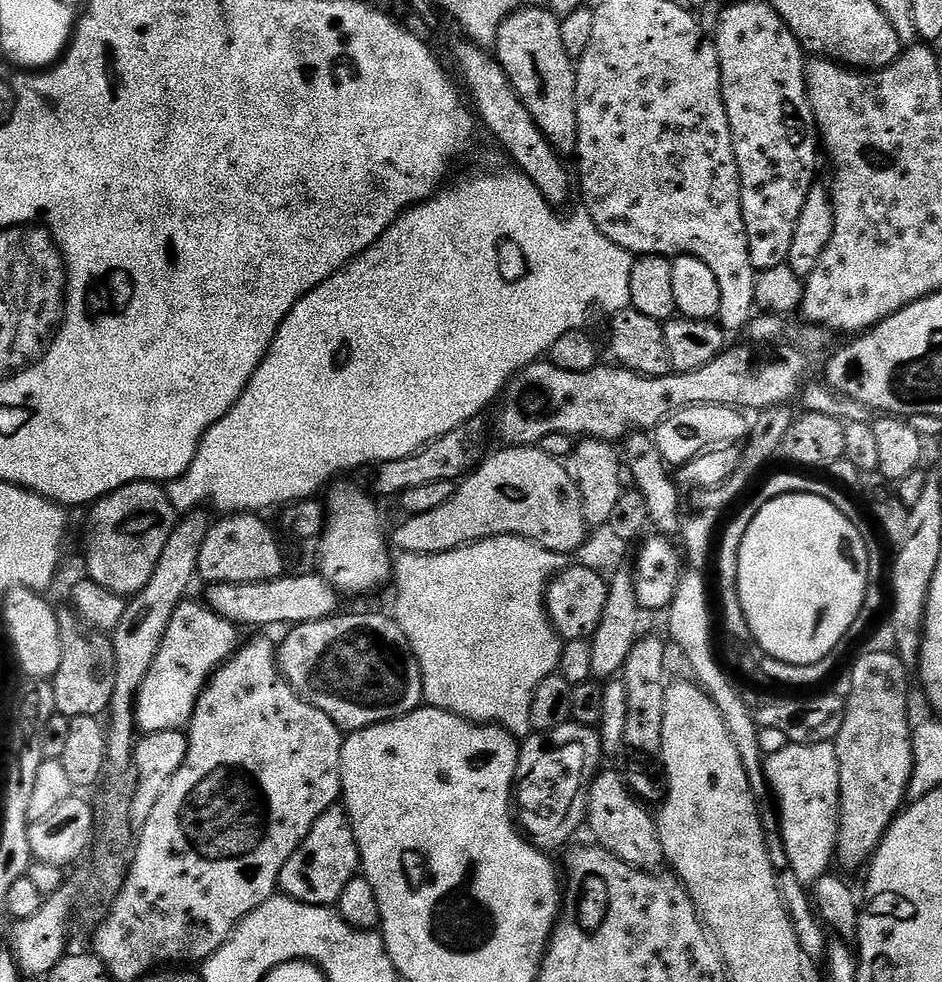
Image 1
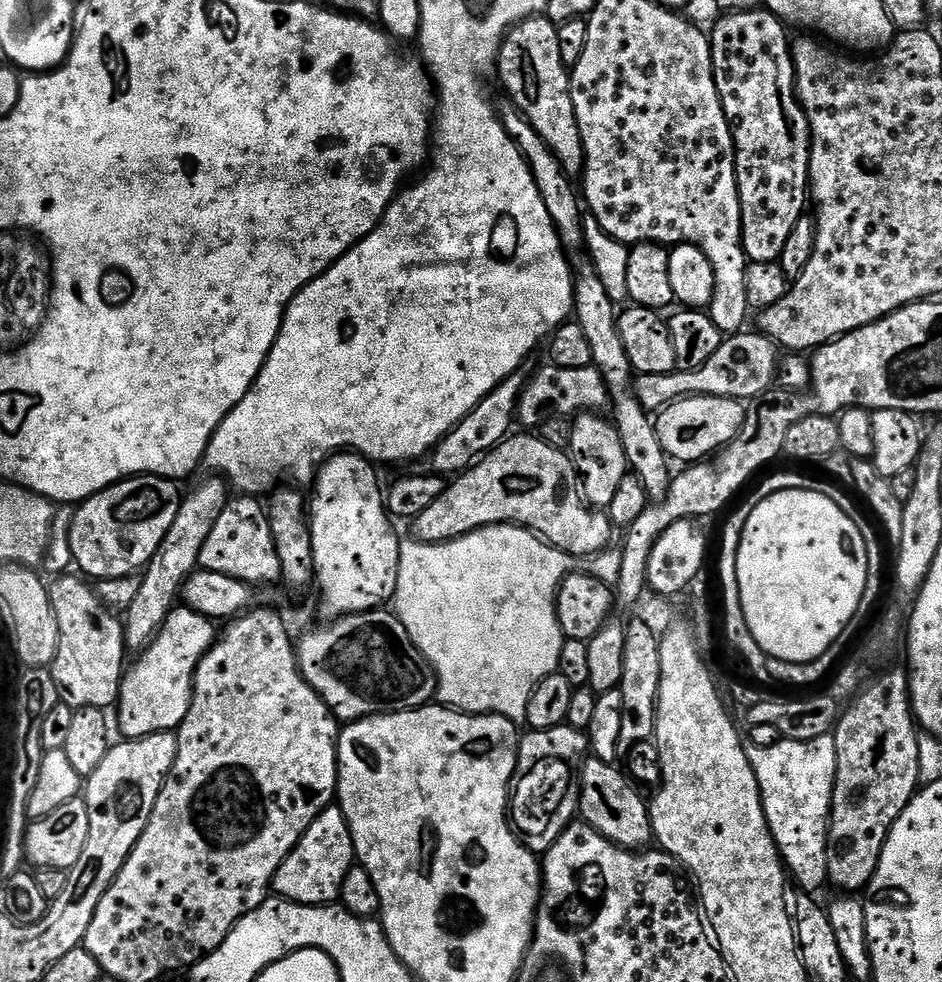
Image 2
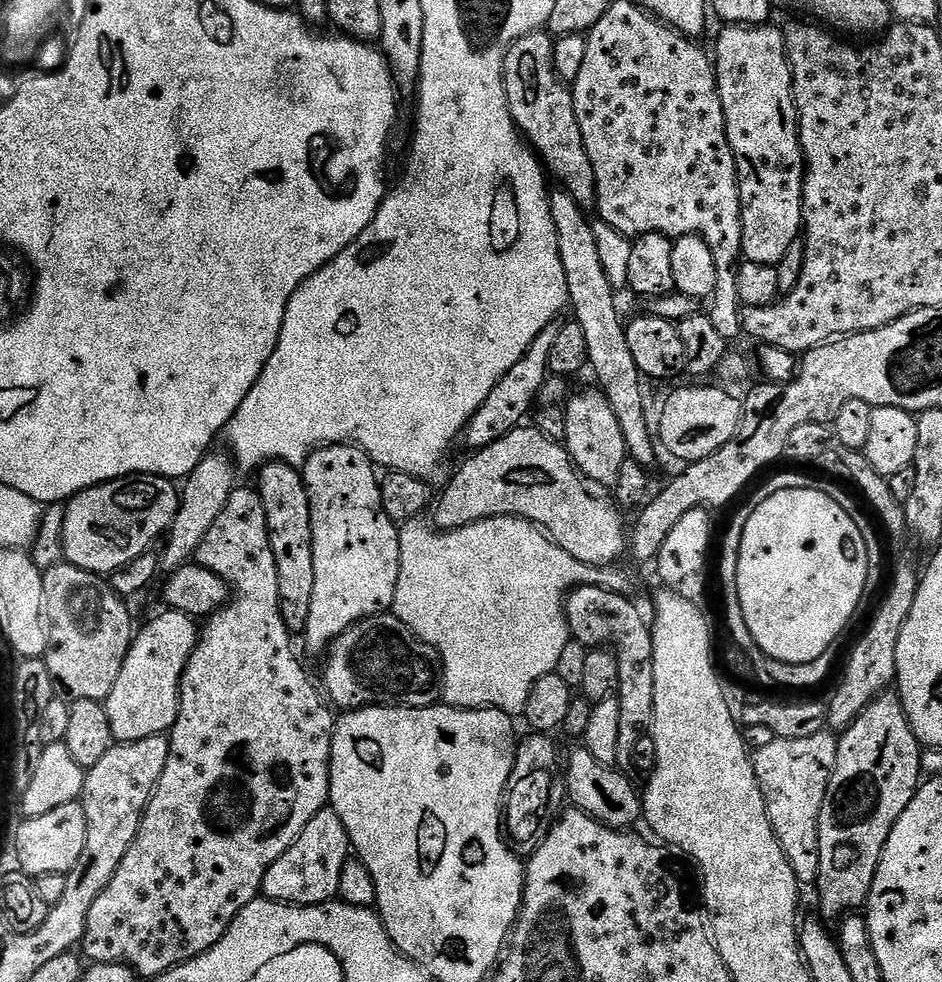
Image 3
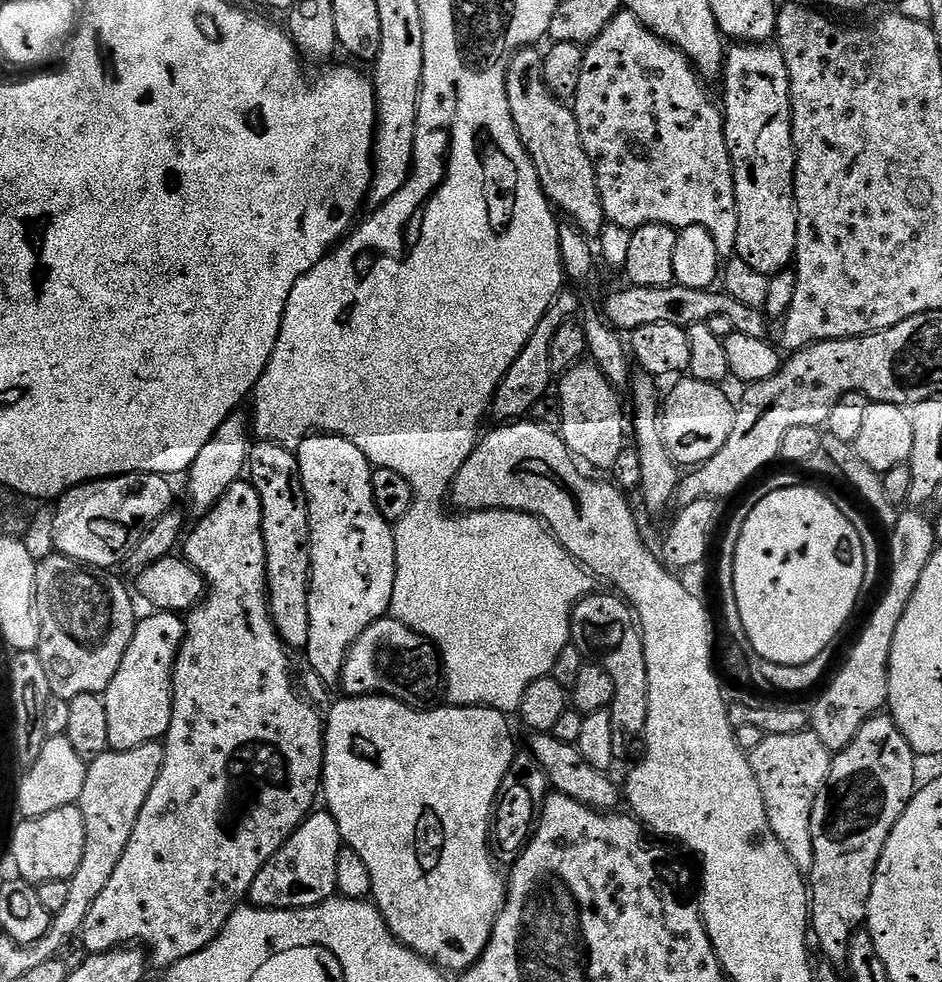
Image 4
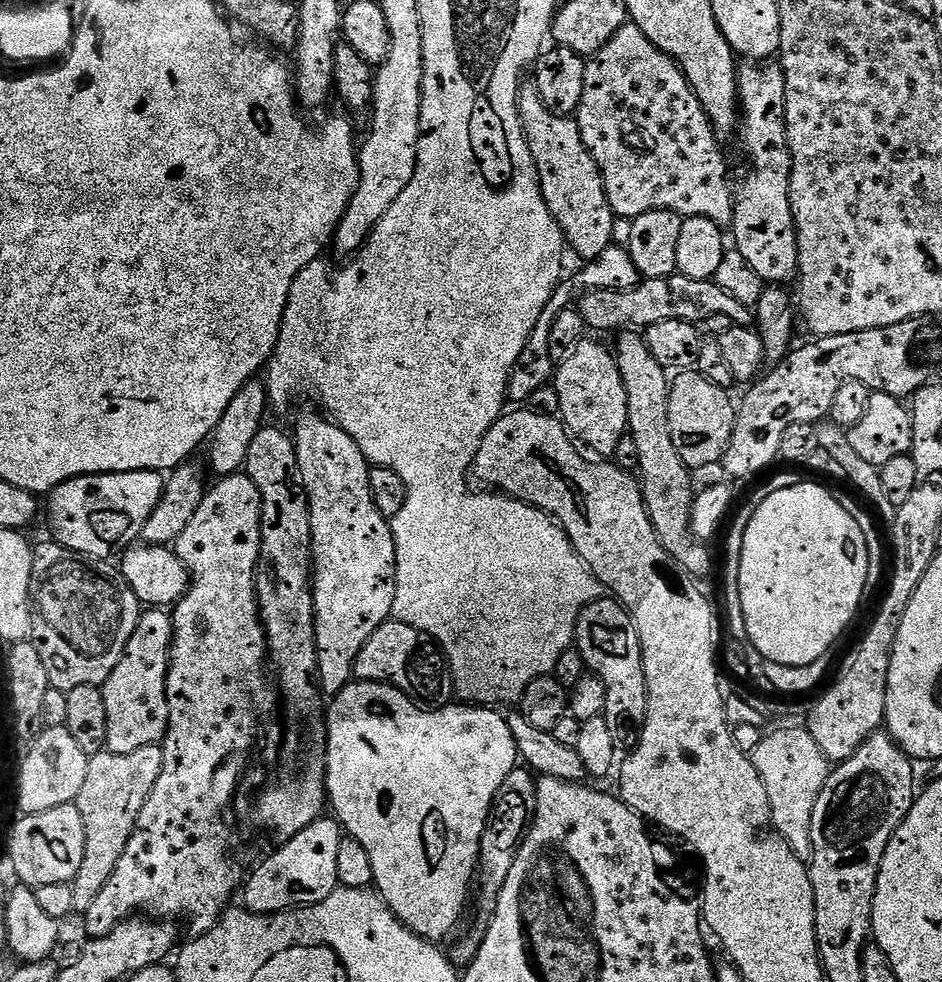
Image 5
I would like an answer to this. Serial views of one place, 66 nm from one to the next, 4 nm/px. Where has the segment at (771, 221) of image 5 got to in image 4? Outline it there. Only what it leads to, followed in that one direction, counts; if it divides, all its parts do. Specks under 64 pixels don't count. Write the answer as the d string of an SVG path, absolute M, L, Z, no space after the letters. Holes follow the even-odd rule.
M736 42L724 57L723 80L723 143L732 159L737 200L735 255L771 278L793 263L798 234L790 78L779 47L768 42Z

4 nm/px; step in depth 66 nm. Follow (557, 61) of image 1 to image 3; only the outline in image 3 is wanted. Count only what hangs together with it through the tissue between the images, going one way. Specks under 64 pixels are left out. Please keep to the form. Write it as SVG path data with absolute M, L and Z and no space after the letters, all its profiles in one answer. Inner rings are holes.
M541 30L526 34L508 47L504 63L504 89L512 121L516 124L521 137L536 153L541 165L550 173L551 179L553 176L560 183L557 185L563 191L568 192L570 198L574 198L574 202L581 206L595 205L595 166L590 162L590 154L586 154L586 142L582 142L582 130L574 114L569 85L560 80L554 70L554 40L547 31Z

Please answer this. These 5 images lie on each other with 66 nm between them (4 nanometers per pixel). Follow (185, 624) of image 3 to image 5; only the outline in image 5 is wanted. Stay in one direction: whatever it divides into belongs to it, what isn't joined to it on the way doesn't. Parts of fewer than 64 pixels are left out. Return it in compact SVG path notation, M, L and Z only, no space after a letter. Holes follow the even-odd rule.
M163 608L141 611L138 626L102 691L106 702L107 751L134 754L142 746L160 744L168 729L168 661L172 651L172 617Z

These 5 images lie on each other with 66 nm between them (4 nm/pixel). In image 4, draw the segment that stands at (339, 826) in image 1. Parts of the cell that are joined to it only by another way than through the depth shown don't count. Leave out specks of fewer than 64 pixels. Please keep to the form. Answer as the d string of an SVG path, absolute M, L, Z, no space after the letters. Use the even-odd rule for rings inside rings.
M326 810L313 811L295 834L258 870L248 896L258 908L309 908L337 895L338 854L342 847L338 822Z

